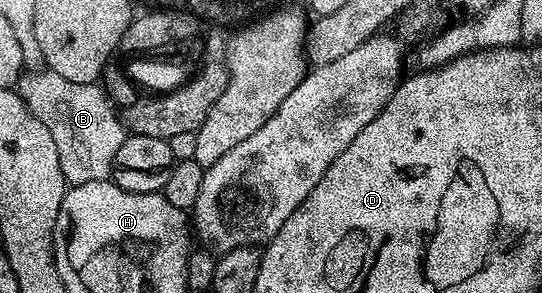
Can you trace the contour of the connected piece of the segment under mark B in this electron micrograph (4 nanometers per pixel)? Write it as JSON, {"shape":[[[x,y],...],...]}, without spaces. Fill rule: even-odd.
{"shape":[[[48,68],[23,72],[16,83],[17,94],[50,131],[58,148],[64,180],[71,186],[109,178],[118,149],[128,133],[123,120],[112,109],[107,92],[96,83],[67,81]]]}

